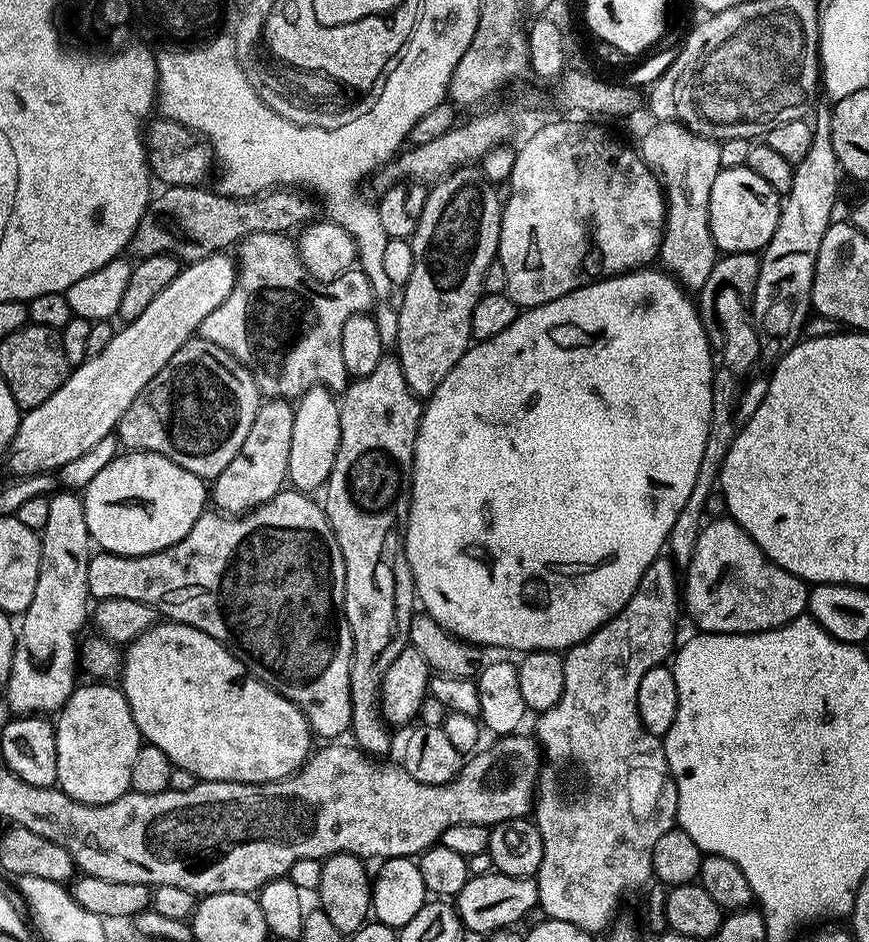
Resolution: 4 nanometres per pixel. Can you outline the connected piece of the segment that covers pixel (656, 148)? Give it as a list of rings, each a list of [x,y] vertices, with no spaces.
[[[672,120],[656,122],[653,125],[641,138],[640,144],[638,143],[638,151],[664,190],[664,237],[660,240],[658,260],[683,283],[685,289],[699,290],[704,287],[706,278],[710,278],[710,270],[714,270],[718,259],[718,249],[710,234],[710,186],[714,186],[714,178],[718,178],[721,170],[720,146],[708,136],[694,134],[689,128],[675,124]]]

